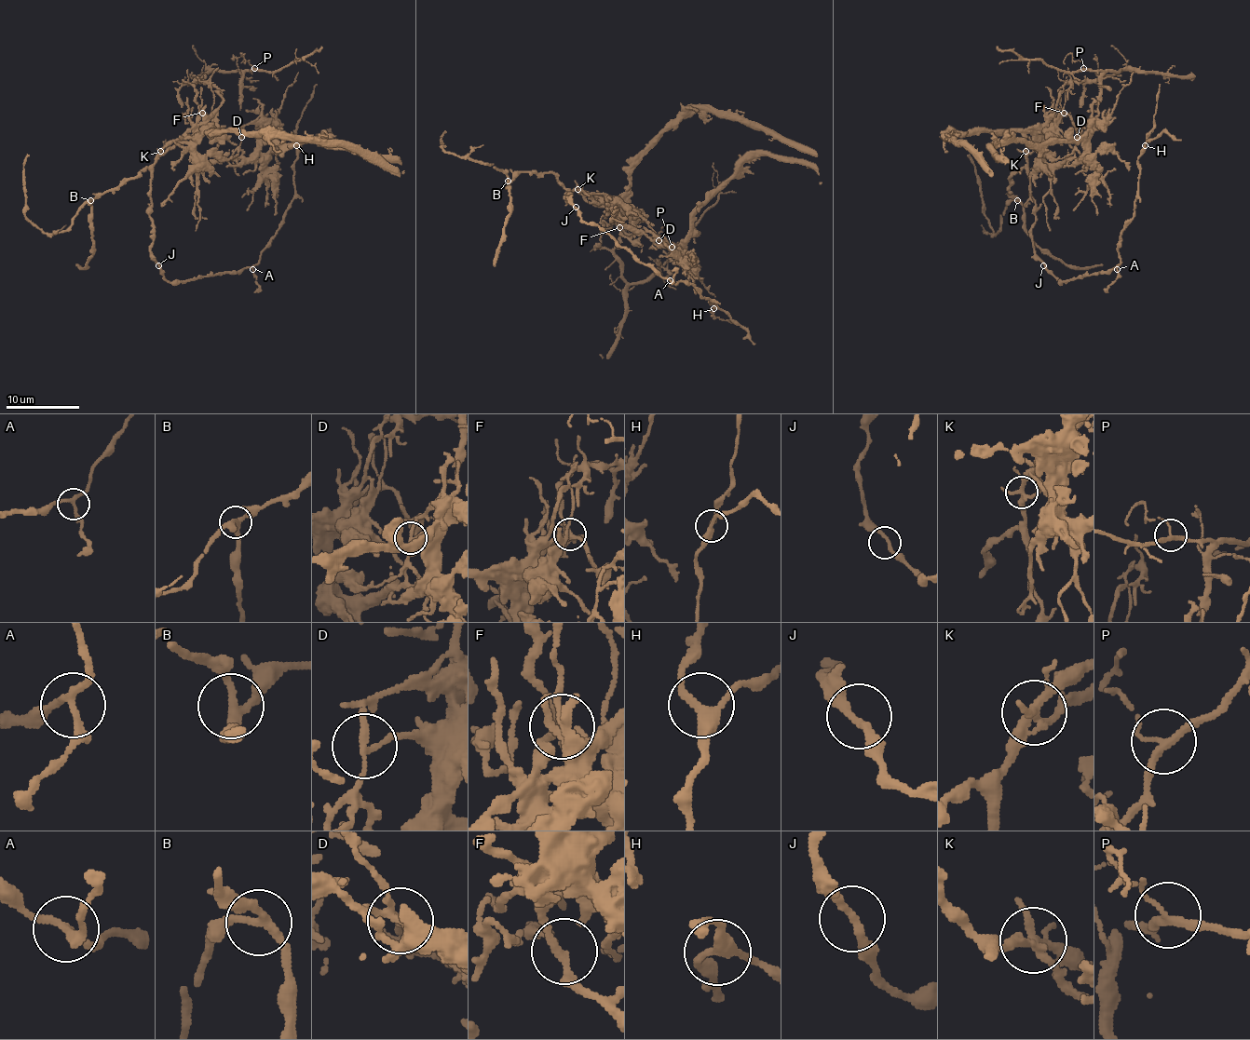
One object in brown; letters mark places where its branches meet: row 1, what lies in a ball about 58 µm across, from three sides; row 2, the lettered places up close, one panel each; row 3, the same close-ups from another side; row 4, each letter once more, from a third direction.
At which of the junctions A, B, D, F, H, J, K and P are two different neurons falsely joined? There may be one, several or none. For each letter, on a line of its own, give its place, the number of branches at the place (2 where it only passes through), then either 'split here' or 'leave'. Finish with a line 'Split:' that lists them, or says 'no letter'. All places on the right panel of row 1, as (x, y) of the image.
A: at (1117, 269); 3 branches meet; leave
B: at (1017, 200); 3 branches meet; leave
D: at (1077, 137); 3 branches meet; split here
F: at (1064, 113); 3 branches meet; split here
H: at (1145, 145); 3 branches meet; leave
J: at (1043, 265); 2 branches meet; leave
K: at (1025, 151); 5 branches meet; split here
P: at (1083, 68); 3 branches meet; leave
Split: D, F, K

